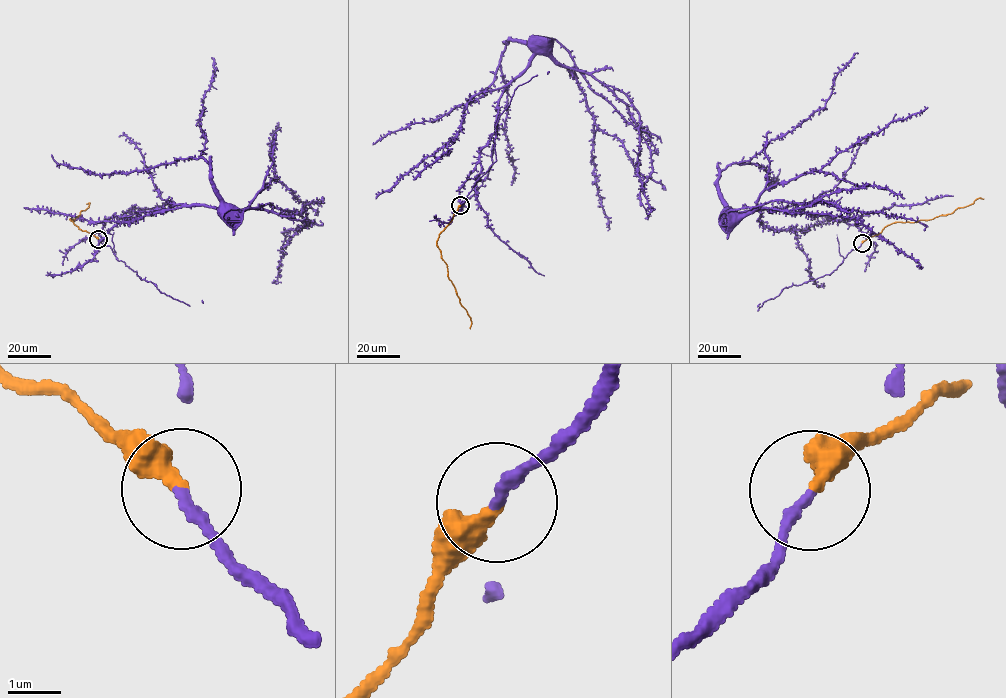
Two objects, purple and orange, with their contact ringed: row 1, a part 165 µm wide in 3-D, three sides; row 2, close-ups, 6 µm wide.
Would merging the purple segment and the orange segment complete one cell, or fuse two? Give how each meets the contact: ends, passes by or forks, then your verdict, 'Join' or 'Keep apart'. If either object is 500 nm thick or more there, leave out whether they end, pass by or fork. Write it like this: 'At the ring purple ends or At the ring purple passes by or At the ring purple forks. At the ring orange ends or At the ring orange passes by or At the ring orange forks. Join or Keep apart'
At the ring purple ends. At the ring orange ends. Keep apart

